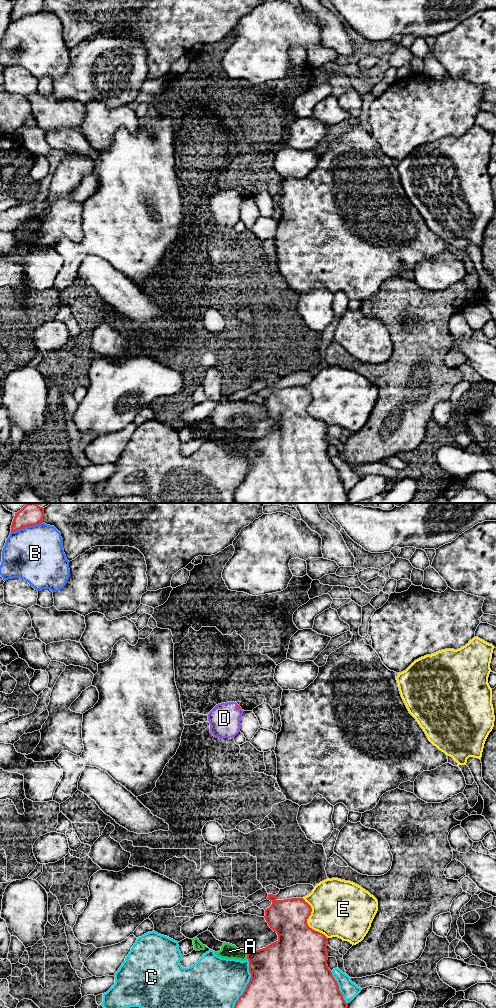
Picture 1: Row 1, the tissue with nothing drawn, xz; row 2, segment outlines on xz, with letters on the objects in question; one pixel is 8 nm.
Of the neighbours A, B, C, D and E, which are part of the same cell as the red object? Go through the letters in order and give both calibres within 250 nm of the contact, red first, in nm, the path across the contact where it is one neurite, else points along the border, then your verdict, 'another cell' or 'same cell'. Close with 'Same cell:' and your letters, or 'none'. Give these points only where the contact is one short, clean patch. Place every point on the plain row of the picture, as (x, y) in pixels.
A: 380 nm thick on the red side, 120 nm on the other; another cell
B: 130 nm thick on the red side, 440 nm on the other; another cell
C: 500 nm thick on the red side, 440 nm on the other; another cell
D: 20 nm thick on the red side, 240 nm on the other; runs through xz (239, 195), (238, 195), (224, 206); same cell
E: 400 nm thick on the red side, 380 nm on the other; another cell
Same cell: D

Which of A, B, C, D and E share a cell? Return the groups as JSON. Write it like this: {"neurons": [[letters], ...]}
{"neurons": [["A"], ["B"], ["C"], ["D"], ["E"]]}

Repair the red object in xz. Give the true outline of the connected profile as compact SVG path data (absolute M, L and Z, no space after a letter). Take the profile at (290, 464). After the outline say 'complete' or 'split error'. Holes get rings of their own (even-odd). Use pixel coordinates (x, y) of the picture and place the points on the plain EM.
M268 382L267 387L272 392L265 397L264 406L277 421L278 428L266 436L247 441L251 466L235 491L234 503L348 503L348 491L327 453L328 426L307 412L312 400L311 394L303 386L277 388L276 383Z; complete

